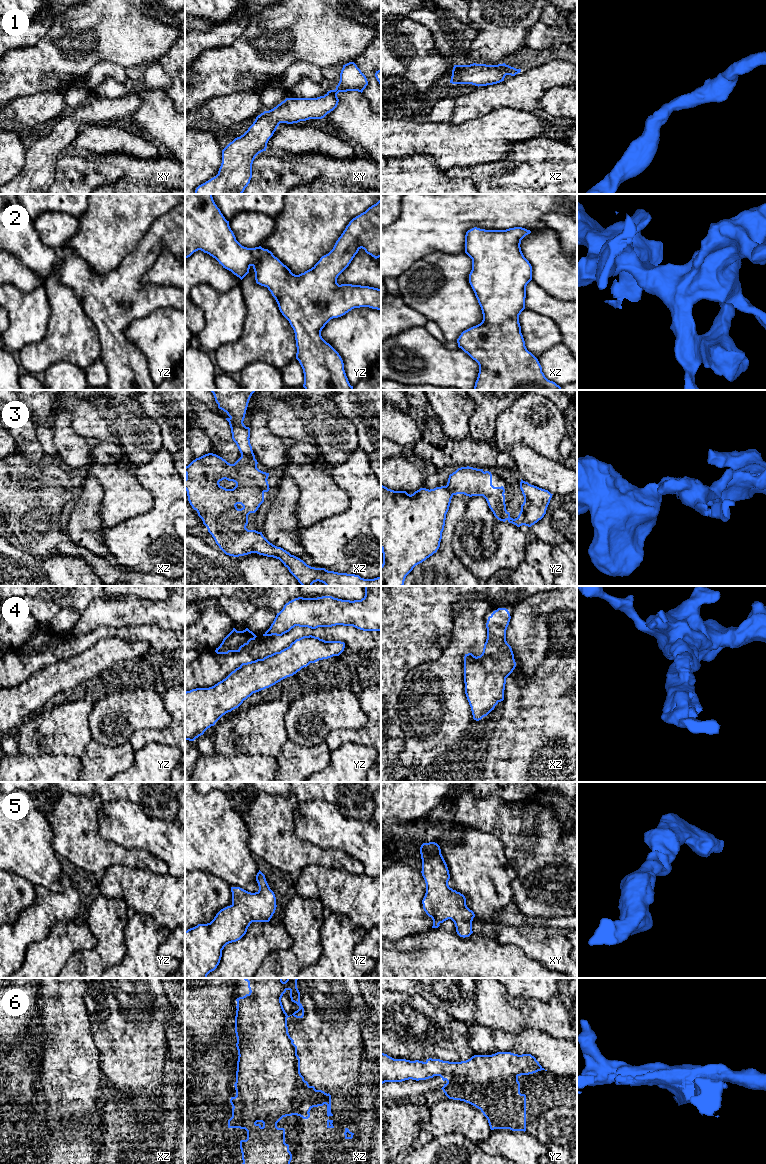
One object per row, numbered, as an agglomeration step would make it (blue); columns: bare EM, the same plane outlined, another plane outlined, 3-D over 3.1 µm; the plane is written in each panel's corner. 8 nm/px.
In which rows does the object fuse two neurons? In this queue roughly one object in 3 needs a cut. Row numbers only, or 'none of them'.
3, 6

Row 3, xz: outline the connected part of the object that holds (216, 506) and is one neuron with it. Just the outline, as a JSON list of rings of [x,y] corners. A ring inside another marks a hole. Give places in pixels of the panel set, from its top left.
[[[208,453],[193,460],[188,466],[185,467],[185,490],[187,491],[188,501],[192,508],[197,511],[198,516],[202,519],[203,524],[207,527],[208,532],[214,538],[219,548],[229,556],[239,557],[251,553],[273,557],[279,559],[289,572],[298,580],[302,586],[312,586],[314,582],[322,582],[326,586],[381,586],[381,576],[374,579],[364,579],[359,575],[338,573],[328,571],[325,568],[315,568],[307,565],[300,558],[291,555],[289,552],[281,547],[277,547],[270,543],[262,534],[256,530],[248,530],[248,515],[255,513],[260,505],[264,502],[264,493],[269,491],[268,476],[269,473],[263,472],[257,468],[257,460],[244,455],[234,463],[230,464],[222,457]],[[222,480],[233,481],[236,486],[233,489],[226,489],[222,487],[219,482]]]

